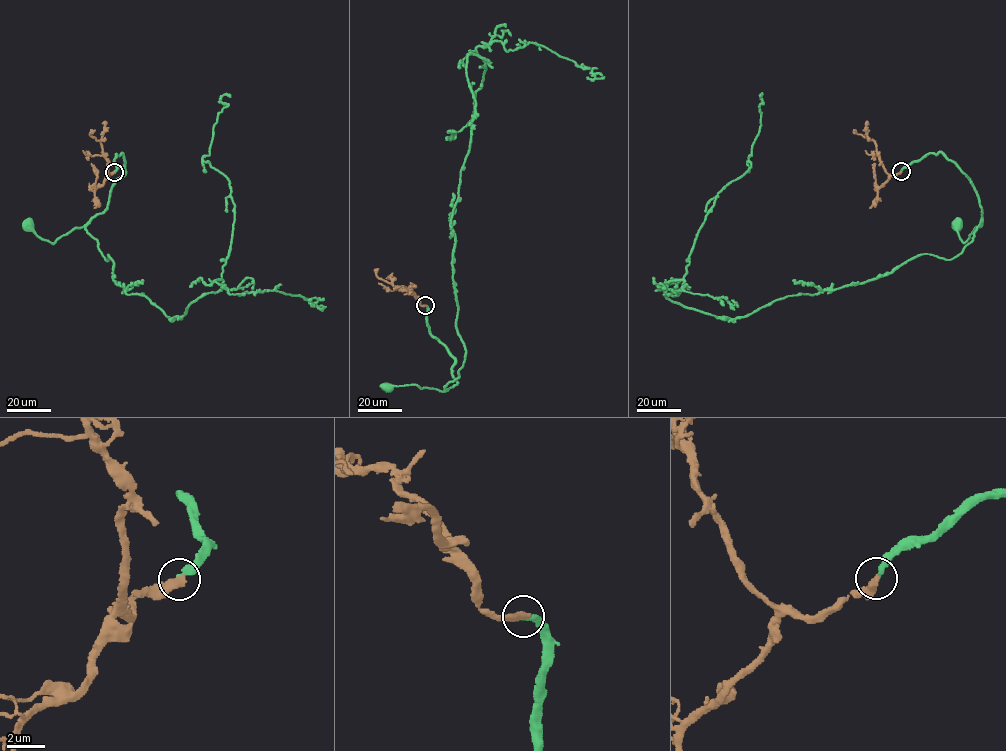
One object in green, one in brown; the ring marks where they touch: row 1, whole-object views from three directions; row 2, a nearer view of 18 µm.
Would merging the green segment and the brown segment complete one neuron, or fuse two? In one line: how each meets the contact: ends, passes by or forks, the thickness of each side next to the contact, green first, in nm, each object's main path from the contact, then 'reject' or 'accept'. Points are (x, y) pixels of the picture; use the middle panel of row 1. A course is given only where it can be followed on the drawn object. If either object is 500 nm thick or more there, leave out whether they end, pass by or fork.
green ends; brown ends; calibres 280 and 460 nm; course green (425, 306), (430, 333), (446, 347), (455, 360), (452, 374), (457, 382), (443, 391), (413, 385), (387, 386); course brown (425, 306), (421, 305), (408, 288), (380, 279), (375, 269); accept

